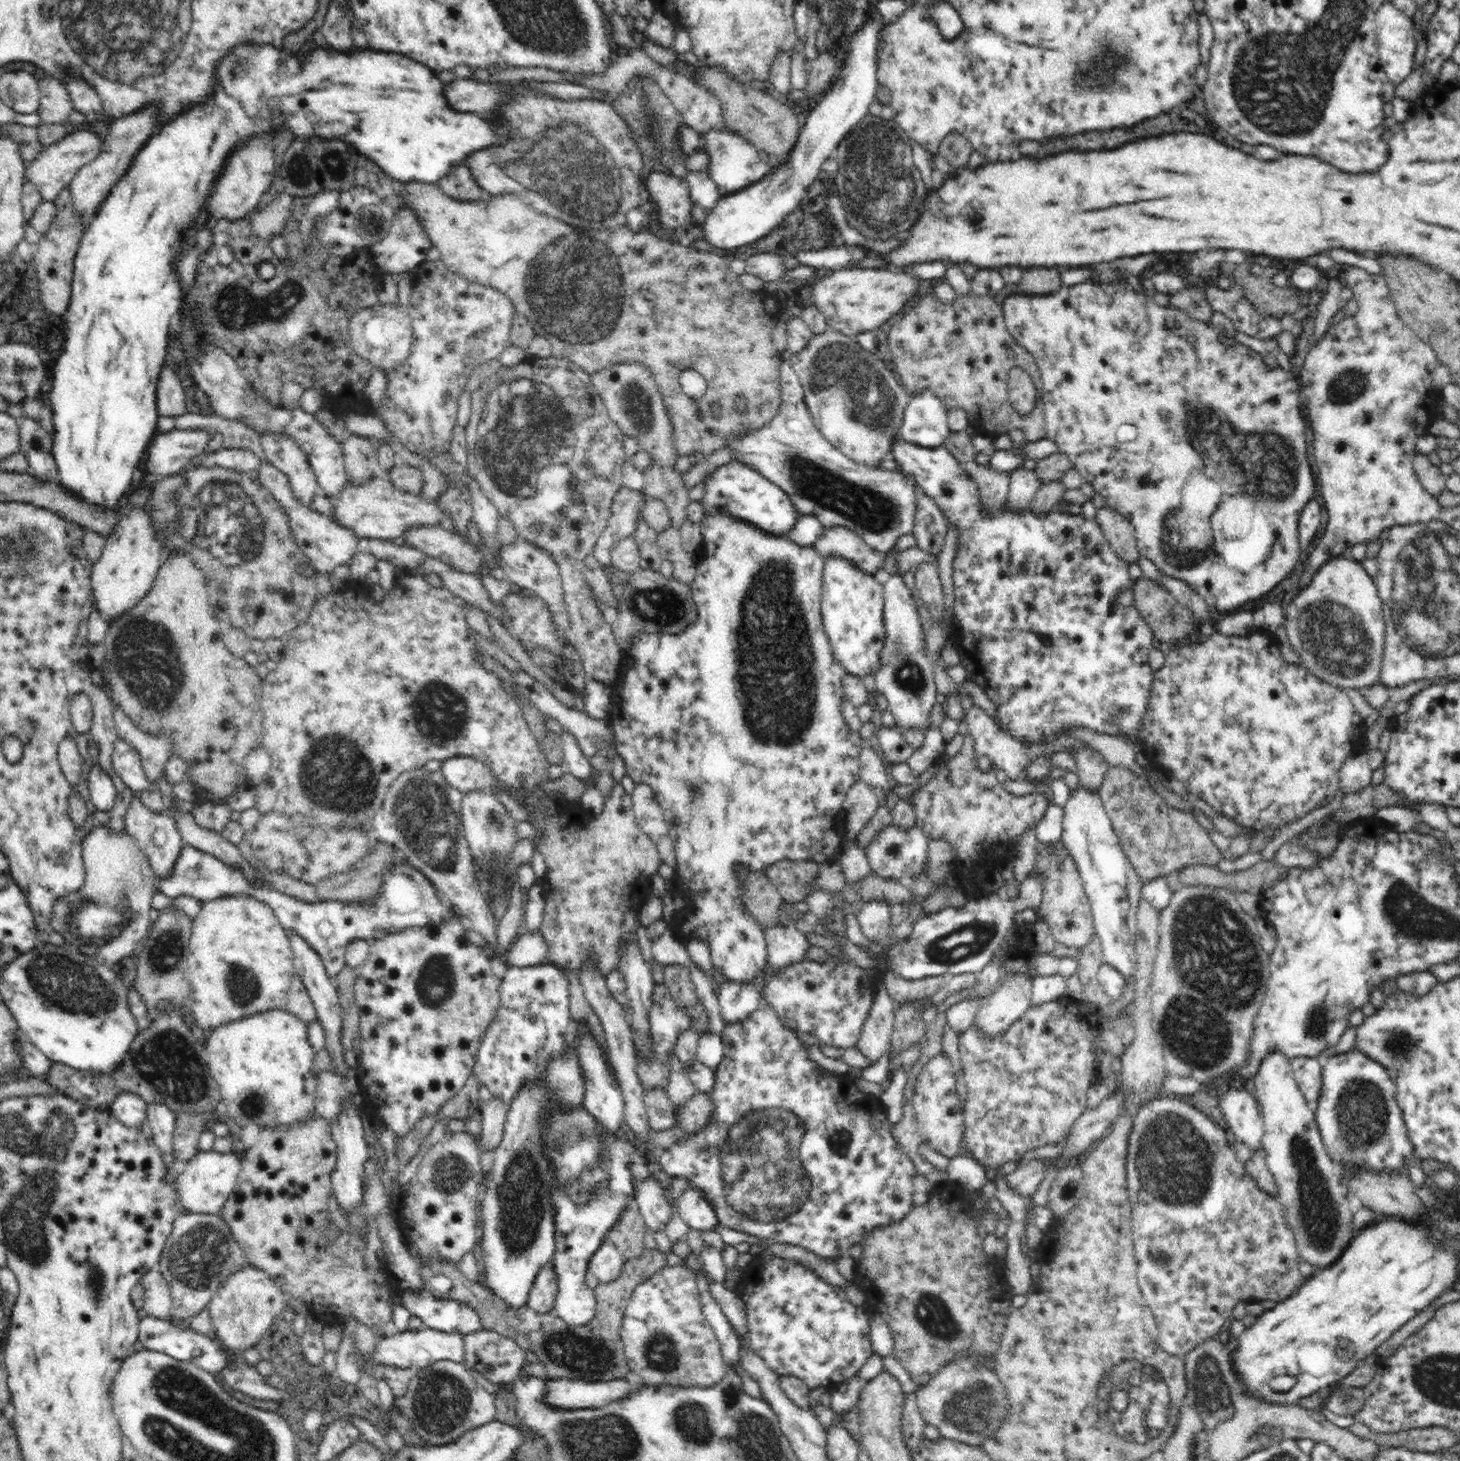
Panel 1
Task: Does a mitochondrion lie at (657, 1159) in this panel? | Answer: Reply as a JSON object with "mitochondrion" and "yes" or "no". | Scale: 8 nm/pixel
{"mitochondrion":"no"}

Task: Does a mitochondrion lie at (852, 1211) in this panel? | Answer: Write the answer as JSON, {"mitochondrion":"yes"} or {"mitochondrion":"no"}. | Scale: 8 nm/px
{"mitochondrion":"no"}

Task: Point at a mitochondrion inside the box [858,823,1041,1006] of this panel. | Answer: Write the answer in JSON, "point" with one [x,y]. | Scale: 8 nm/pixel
{"point":[965,943]}

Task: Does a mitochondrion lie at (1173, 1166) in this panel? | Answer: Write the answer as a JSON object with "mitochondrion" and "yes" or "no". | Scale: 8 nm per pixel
{"mitochondrion":"yes"}

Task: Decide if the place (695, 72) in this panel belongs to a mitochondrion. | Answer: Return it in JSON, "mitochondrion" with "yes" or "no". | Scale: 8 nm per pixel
{"mitochondrion":"no"}

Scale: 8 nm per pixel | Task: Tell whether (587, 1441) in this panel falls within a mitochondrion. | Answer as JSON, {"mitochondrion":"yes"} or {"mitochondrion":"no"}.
{"mitochondrion":"yes"}

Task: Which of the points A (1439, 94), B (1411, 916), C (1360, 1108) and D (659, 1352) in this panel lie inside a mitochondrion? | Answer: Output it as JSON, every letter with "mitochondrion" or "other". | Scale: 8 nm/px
{"A":"other","B":"mitochondrion","C":"mitochondrion","D":"mitochondrion"}

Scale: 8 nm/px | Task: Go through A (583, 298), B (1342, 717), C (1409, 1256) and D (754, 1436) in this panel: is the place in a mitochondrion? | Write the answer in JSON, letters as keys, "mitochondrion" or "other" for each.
{"A":"mitochondrion","B":"other","C":"other","D":"mitochondrion"}

